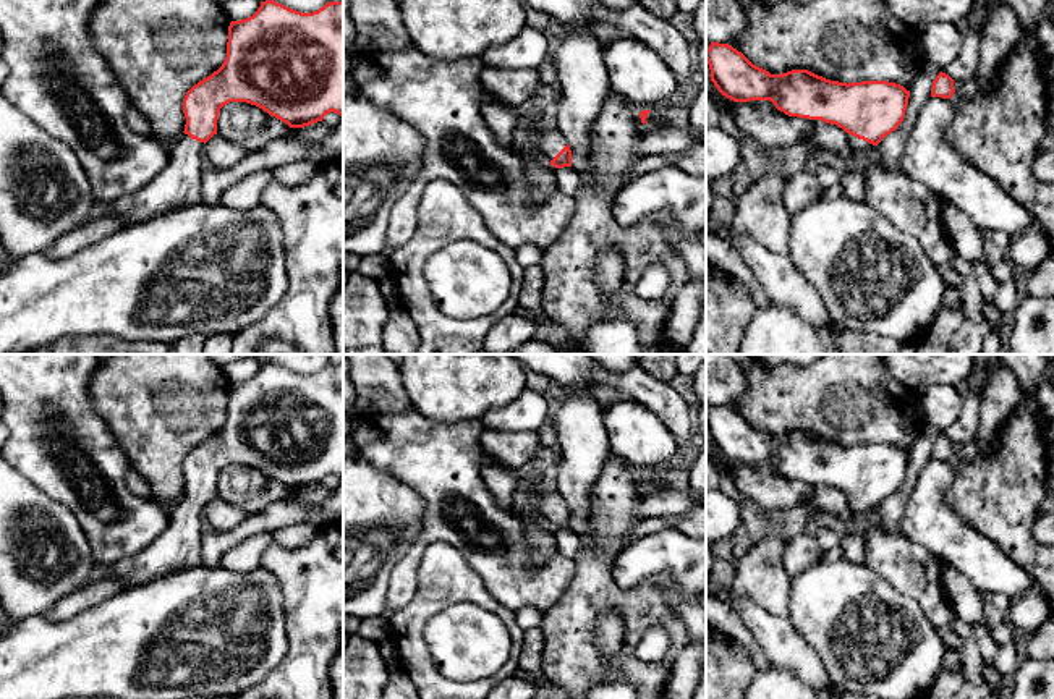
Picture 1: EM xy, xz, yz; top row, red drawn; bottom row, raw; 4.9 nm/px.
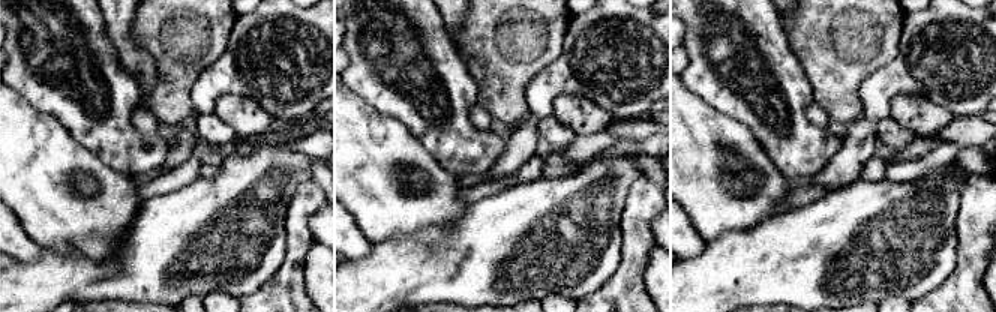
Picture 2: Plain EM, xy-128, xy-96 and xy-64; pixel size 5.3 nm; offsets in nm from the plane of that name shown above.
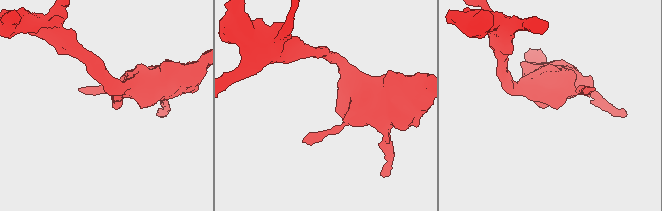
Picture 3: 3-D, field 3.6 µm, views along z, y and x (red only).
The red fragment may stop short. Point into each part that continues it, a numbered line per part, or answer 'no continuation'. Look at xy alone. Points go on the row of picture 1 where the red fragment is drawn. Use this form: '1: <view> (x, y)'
1: xy (178, 185)

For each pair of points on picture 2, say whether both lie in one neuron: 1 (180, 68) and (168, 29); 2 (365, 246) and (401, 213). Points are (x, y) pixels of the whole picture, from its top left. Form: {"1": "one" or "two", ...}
{"1": "one", "2": "two"}

